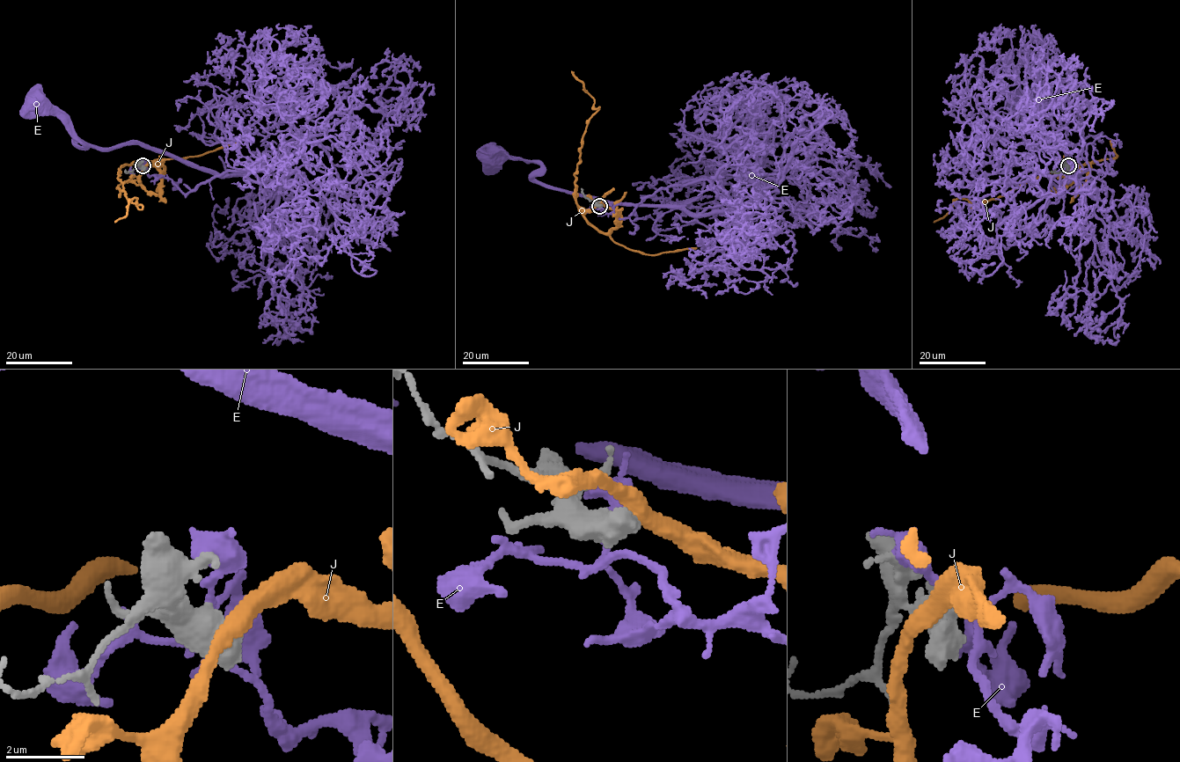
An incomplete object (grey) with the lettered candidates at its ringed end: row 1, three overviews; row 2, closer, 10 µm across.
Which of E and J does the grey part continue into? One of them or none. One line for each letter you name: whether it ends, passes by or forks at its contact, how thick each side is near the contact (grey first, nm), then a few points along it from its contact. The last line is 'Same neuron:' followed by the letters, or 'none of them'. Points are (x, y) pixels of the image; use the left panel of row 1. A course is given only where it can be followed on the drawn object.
Same neuron: none of them

